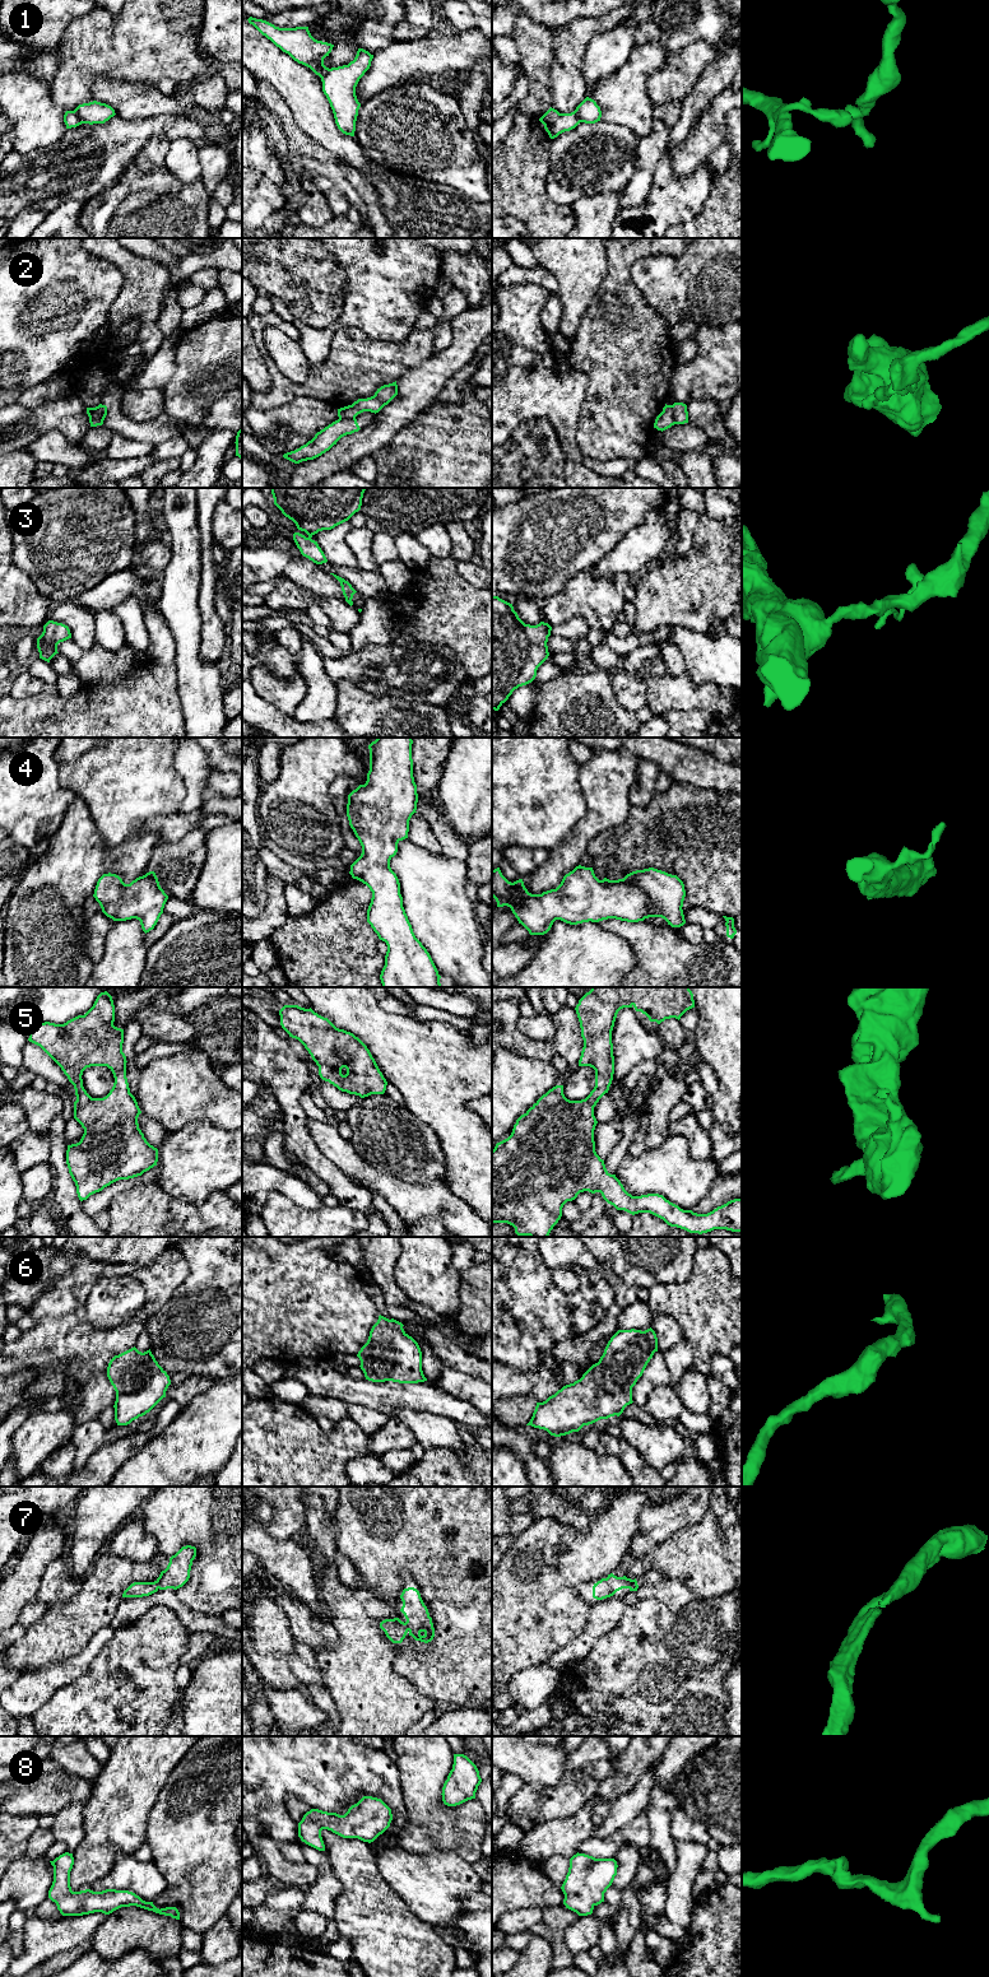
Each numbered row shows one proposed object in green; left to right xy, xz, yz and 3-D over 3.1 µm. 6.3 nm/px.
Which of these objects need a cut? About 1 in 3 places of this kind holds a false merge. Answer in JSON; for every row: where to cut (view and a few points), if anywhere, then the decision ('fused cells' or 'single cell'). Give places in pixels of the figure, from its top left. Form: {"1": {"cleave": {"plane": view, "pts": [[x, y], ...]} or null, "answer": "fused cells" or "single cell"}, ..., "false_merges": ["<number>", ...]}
{"1": {"cleave": {"plane": "xy", "pts": [[74, 110], [82, 122]]}, "answer": "fused cells"}, "2": {"cleave": {"plane": "yz", "pts": [[668, 405], [676, 423]]}, "answer": "fused cells"}, "3": {"cleave": null, "answer": "single cell"}, "4": {"cleave": null, "answer": "single cell"}, "5": {"cleave": null, "answer": "single cell"}, "6": {"cleave": null, "answer": "single cell"}, "7": {"cleave": null, "answer": "single cell"}, "8": {"cleave": null, "answer": "single cell"}, "false_merges": ["1", "2"]}

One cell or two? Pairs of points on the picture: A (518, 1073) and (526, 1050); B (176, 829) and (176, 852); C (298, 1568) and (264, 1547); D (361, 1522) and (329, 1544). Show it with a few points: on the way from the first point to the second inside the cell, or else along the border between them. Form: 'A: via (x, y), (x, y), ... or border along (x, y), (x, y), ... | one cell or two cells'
A: border along (505, 1047), (519, 1055), (548, 1063) | two cells
B: border along (200, 828), (189, 831), (176, 841), (163, 841) | two cells
C: via (289, 1564), (273, 1553) | one cell
D: border along (330, 1515), (334, 1522), (337, 1547), (352, 1564) | two cells

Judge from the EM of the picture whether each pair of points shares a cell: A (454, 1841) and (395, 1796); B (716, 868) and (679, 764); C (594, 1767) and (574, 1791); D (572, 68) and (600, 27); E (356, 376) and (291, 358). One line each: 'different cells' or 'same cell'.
A: different cells
B: different cells
C: different cells
D: same cell
E: different cells

